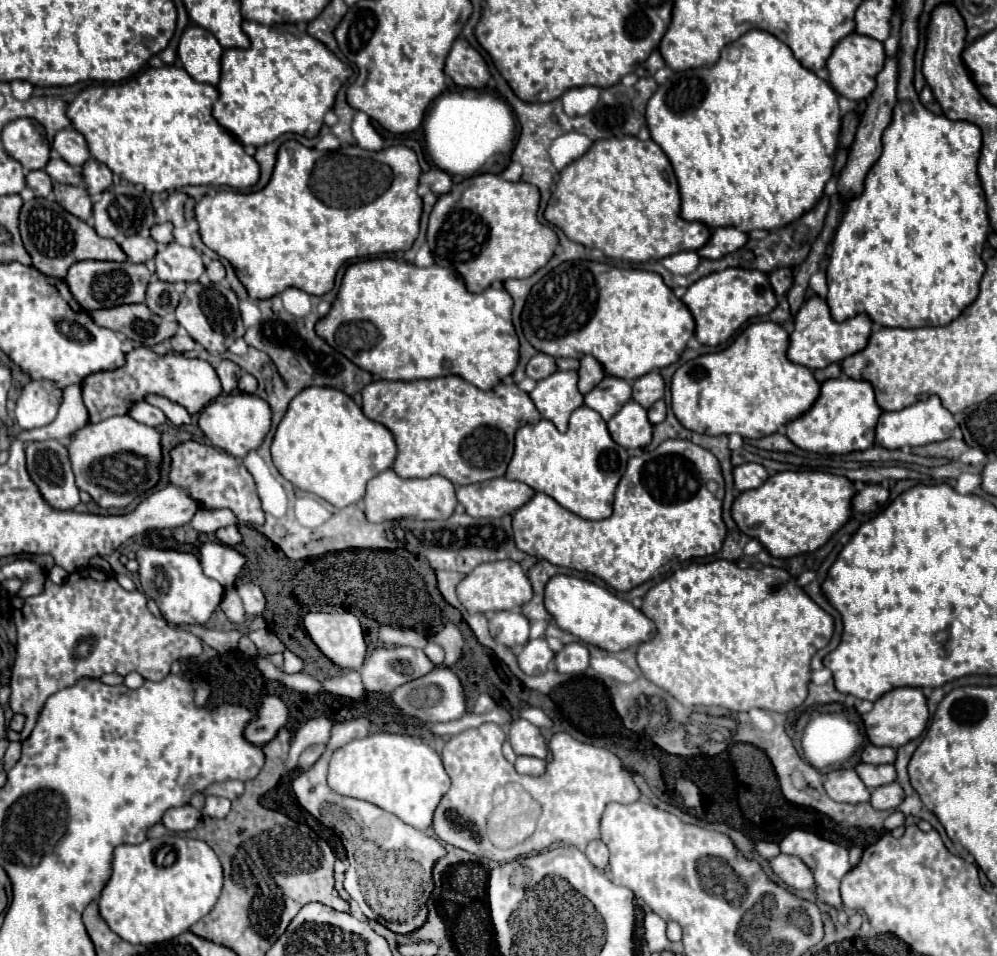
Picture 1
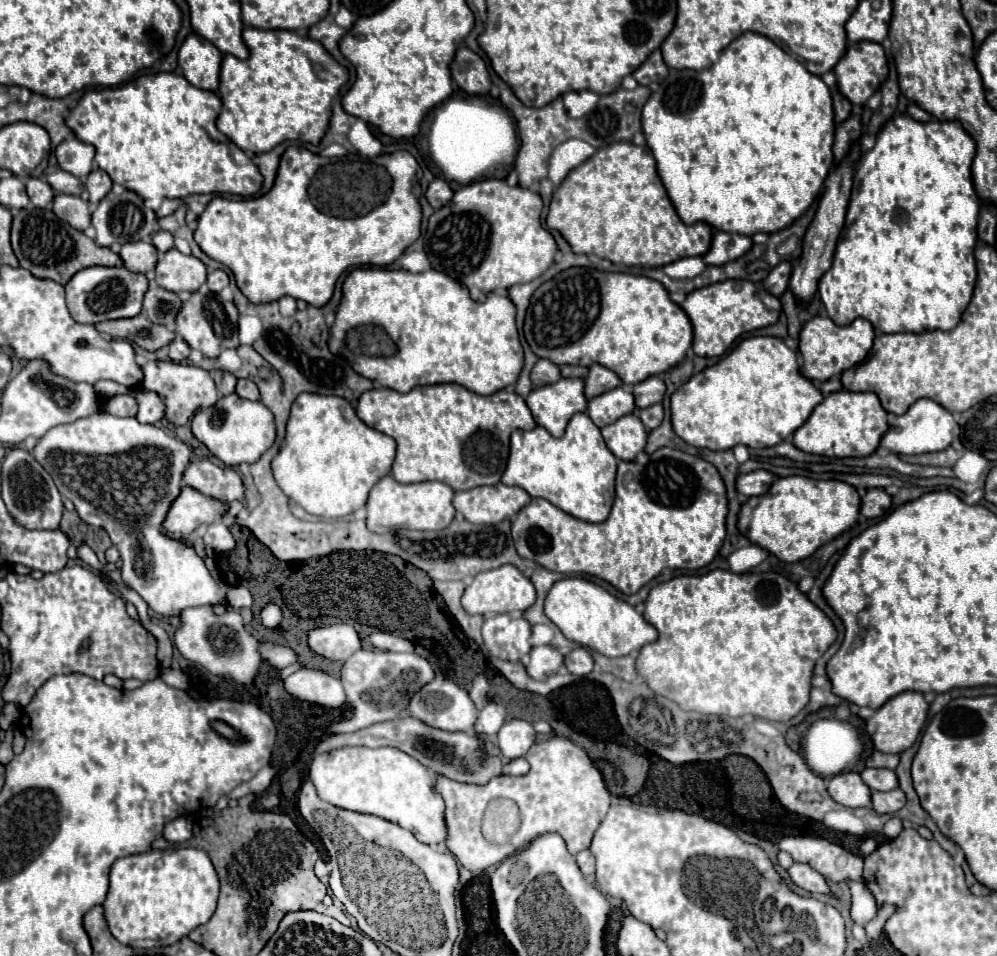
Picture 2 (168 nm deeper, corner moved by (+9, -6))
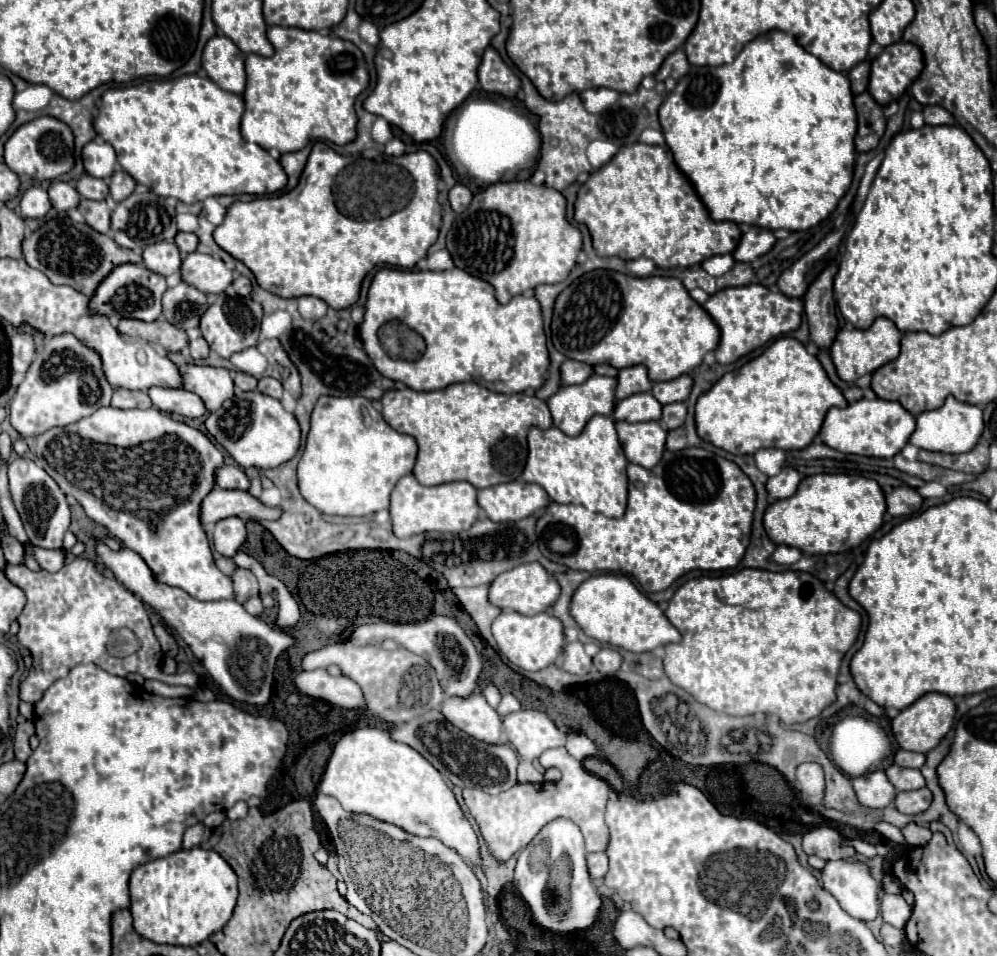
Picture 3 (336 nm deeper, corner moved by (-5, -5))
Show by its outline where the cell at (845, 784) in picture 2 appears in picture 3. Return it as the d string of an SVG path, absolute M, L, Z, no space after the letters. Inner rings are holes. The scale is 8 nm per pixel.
M882 769L852 779L852 787L854 787L858 801L864 807L870 807L870 809L888 807L894 801L894 795L896 795L894 785L886 779Z

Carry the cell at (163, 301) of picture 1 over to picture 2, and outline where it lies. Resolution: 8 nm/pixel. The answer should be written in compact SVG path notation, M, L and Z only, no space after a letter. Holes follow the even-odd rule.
M150 288L144 296L142 314L146 314L148 320L152 320L154 324L170 326L174 324L174 318L180 312L180 306L182 306L182 300L178 298L178 294L166 288Z

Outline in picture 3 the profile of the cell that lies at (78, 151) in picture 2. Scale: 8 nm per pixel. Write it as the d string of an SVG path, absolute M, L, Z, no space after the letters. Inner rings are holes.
M90 141L82 147L84 169L100 179L108 179L116 169L116 153L106 141Z

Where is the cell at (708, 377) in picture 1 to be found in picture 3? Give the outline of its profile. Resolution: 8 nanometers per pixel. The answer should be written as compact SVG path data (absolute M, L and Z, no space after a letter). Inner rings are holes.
M780 337L770 343L762 355L750 359L740 369L726 373L708 391L704 391L696 401L694 419L700 439L734 455L752 455L762 447L776 447L786 451L804 449L820 431L826 411L834 405L846 407L848 401L840 393L840 389L836 389L836 385L828 379L820 361L810 355L798 339Z

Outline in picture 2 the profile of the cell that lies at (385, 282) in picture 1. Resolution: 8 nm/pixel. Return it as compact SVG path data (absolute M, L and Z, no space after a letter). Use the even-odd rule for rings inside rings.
M356 268L344 280L344 298L332 326L330 350L342 356L364 378L380 382L396 392L410 392L416 386L454 382L476 394L494 394L518 380L524 366L524 350L516 328L516 306L508 296L488 294L484 304L470 298L468 288L438 270L412 274L406 270Z

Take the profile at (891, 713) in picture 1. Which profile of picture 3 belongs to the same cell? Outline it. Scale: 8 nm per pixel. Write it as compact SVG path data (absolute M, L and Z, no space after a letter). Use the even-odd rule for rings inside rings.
M926 693L920 699L916 699L912 705L908 705L906 709L902 709L892 719L892 723L890 723L890 727L892 727L892 739L894 739L894 743L900 749L928 753L950 731L954 713L956 713L956 705L954 705L954 701L948 695L942 695L942 693Z

